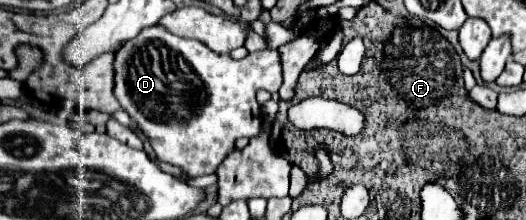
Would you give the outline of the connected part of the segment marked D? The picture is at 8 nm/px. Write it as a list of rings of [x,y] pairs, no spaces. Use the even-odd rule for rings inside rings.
[[[152,25],[140,31],[134,39],[128,39],[114,59],[114,95],[122,109],[136,121],[136,125],[150,139],[158,159],[184,167],[190,177],[214,173],[222,159],[236,147],[240,137],[256,137],[262,131],[262,109],[256,101],[256,93],[266,89],[278,93],[282,85],[282,67],[278,51],[256,51],[242,61],[230,59],[230,55],[218,55],[196,39],[184,39],[172,35],[166,27]]]

